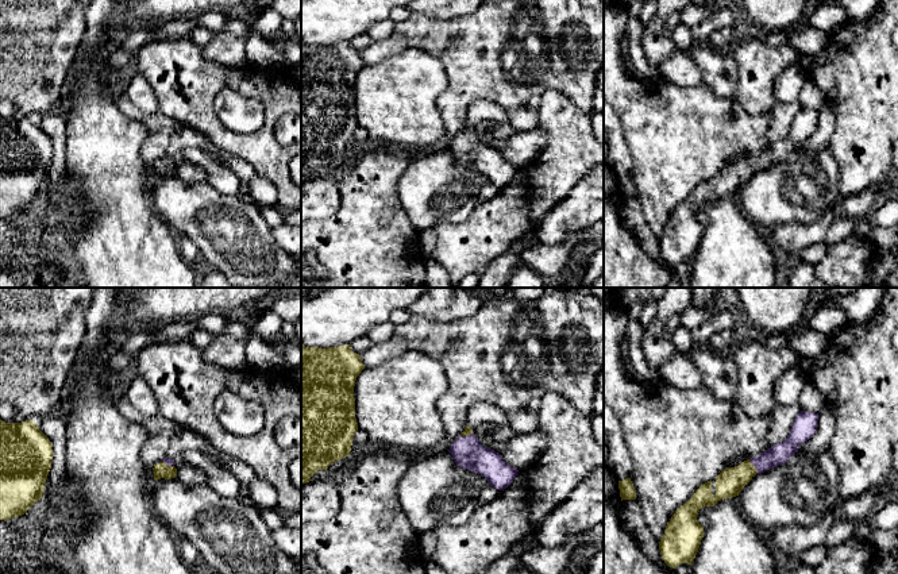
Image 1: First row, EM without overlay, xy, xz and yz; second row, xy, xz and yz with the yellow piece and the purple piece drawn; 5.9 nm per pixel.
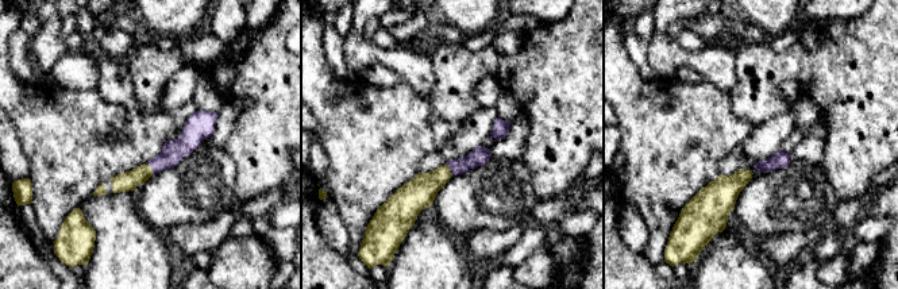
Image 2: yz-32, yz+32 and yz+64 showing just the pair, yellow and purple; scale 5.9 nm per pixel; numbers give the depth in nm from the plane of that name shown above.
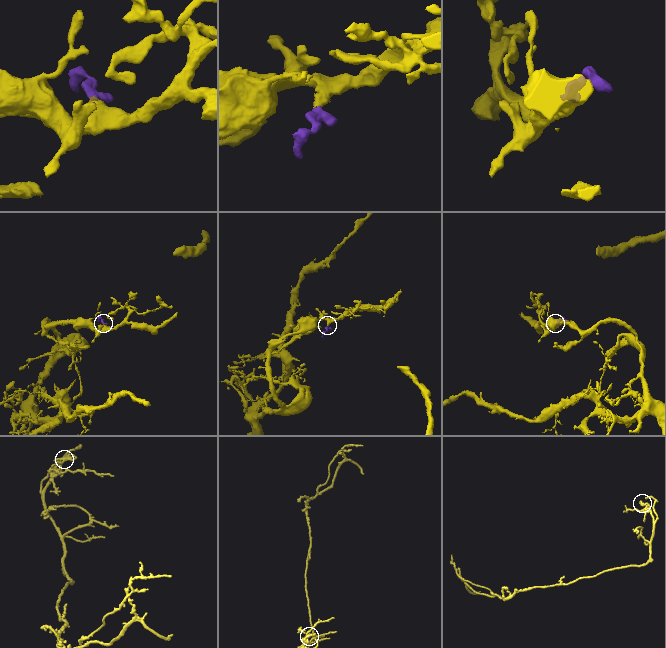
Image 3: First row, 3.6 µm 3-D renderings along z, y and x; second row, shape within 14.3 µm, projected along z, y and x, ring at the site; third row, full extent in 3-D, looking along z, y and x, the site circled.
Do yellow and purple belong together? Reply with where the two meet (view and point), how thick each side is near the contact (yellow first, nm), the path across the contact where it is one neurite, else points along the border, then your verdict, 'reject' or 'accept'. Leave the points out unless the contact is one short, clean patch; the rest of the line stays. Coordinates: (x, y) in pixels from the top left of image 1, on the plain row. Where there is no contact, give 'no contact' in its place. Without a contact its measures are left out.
contact yz (754, 164); calibres 160 and 120 nm; way yz (729, 180), (754, 164), (781, 150); accept

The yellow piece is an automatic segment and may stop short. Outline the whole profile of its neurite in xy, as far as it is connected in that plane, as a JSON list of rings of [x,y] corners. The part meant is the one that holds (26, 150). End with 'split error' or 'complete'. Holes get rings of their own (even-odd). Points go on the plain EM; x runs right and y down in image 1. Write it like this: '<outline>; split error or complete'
[[[0,118],[0,217],[19,215],[43,194],[53,143],[34,118]]]; complete

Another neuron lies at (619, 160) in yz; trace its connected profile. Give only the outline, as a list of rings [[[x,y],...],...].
[[[604,101],[604,131],[608,135],[609,151],[606,163],[617,178],[629,176],[632,155],[621,132],[621,123],[610,104]]]

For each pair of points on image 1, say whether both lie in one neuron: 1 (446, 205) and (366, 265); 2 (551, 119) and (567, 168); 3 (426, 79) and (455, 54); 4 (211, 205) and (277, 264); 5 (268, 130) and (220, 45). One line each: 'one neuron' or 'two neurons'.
1: two neurons
2: one neuron
3: two neurons
4: one neuron
5: two neurons

